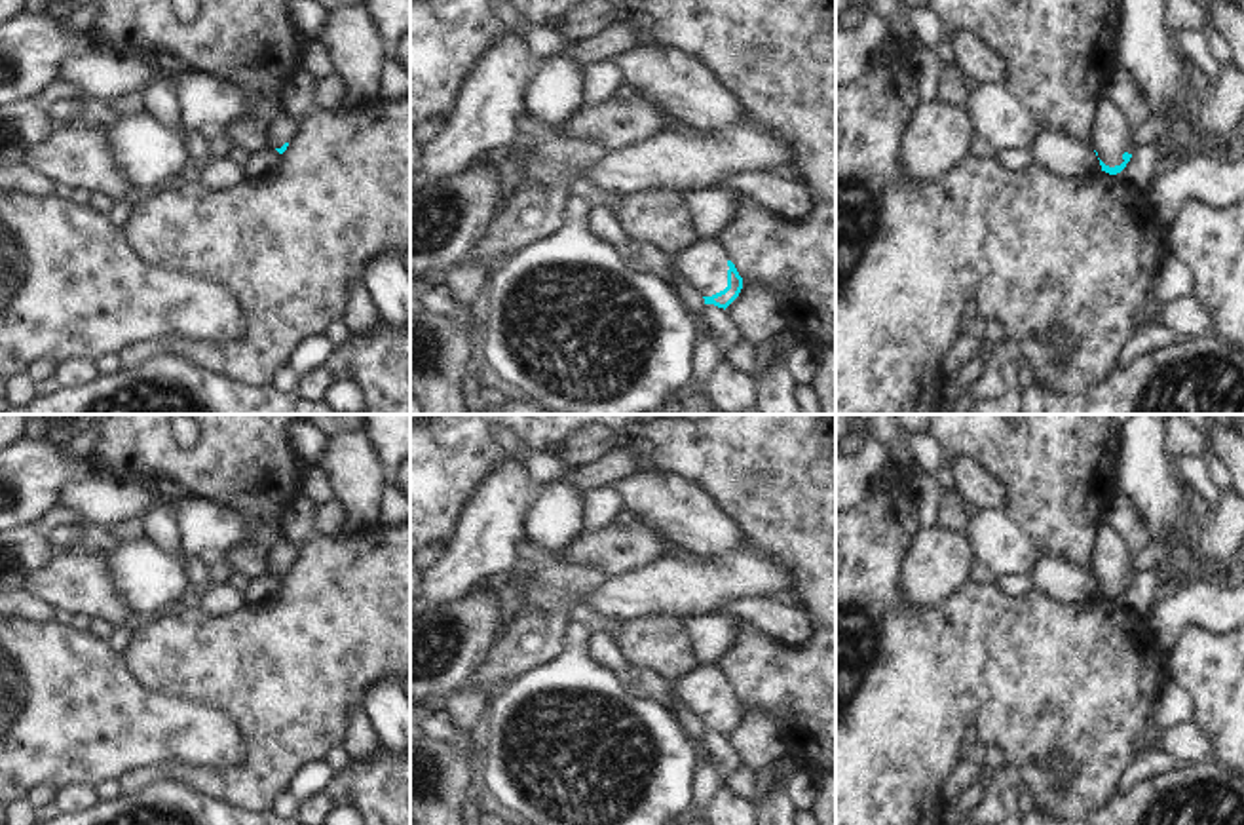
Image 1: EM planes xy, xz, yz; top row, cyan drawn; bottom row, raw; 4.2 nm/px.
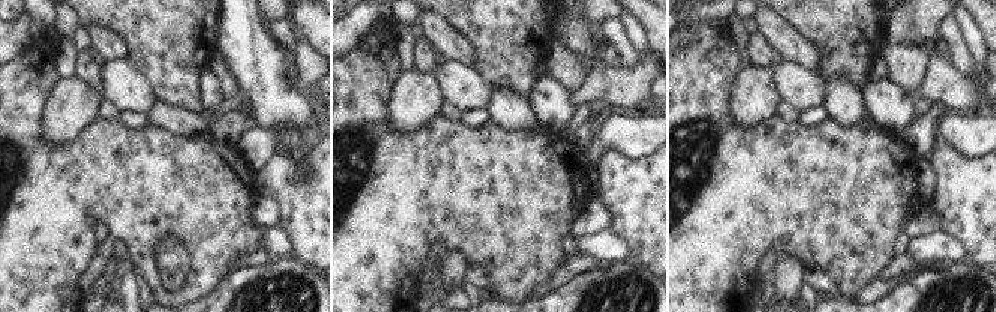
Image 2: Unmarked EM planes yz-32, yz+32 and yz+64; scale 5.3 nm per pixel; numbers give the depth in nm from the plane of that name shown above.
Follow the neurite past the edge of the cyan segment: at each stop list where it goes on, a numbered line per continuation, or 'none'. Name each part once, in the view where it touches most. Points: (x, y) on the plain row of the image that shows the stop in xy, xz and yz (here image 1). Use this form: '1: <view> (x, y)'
1: xz (703, 690)

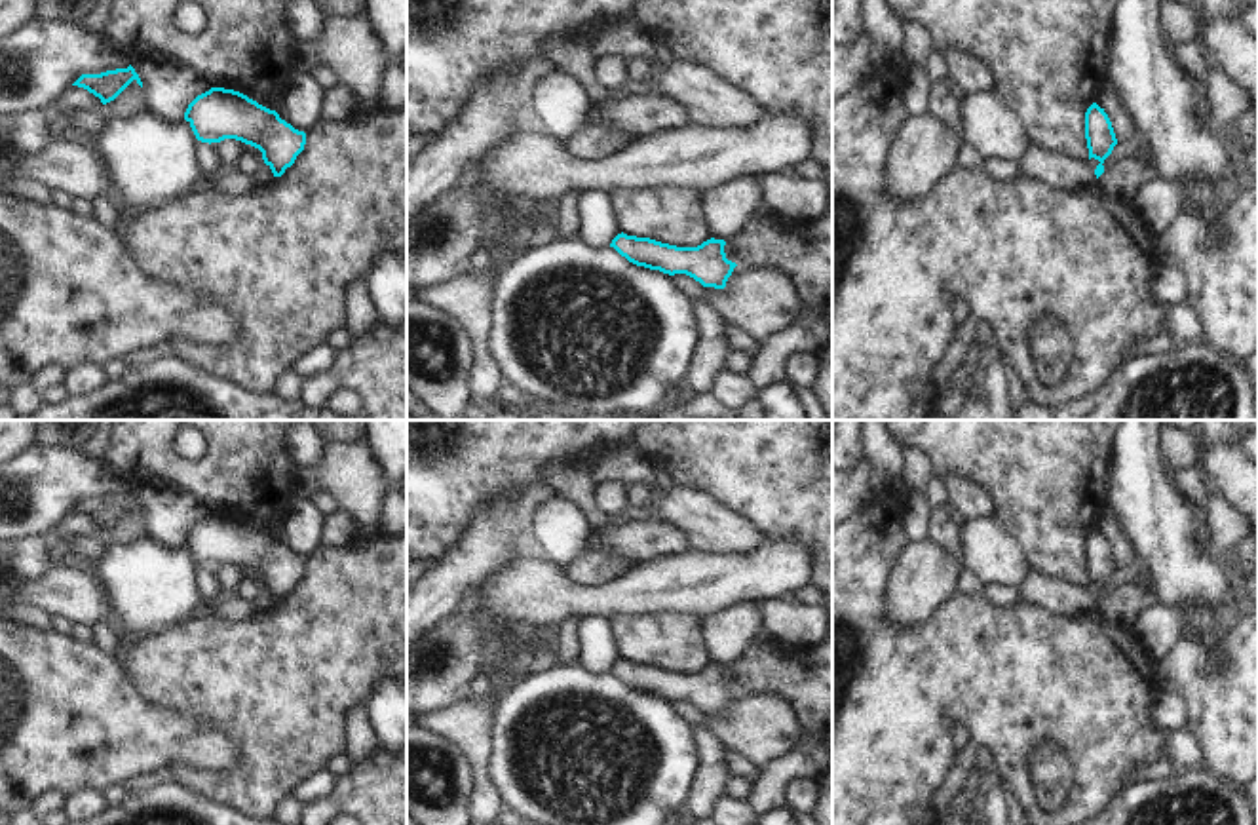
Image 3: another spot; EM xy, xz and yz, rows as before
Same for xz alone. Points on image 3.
none

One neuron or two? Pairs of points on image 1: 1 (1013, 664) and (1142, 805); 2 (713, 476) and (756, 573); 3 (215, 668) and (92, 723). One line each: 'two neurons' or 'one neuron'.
1: two neurons
2: two neurons
3: two neurons

